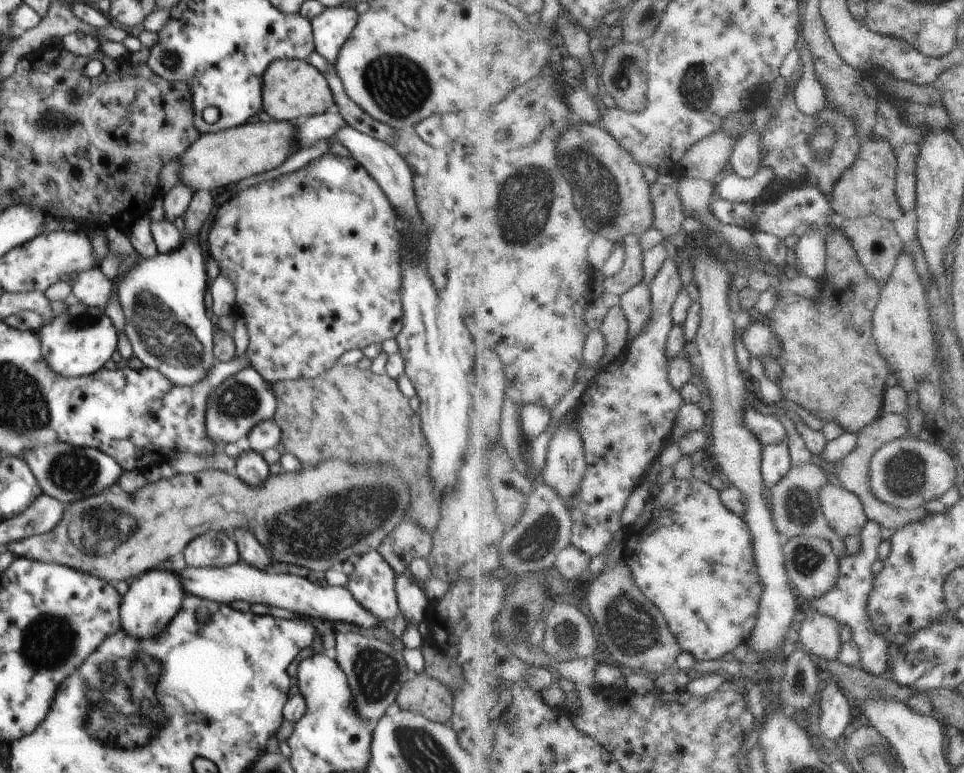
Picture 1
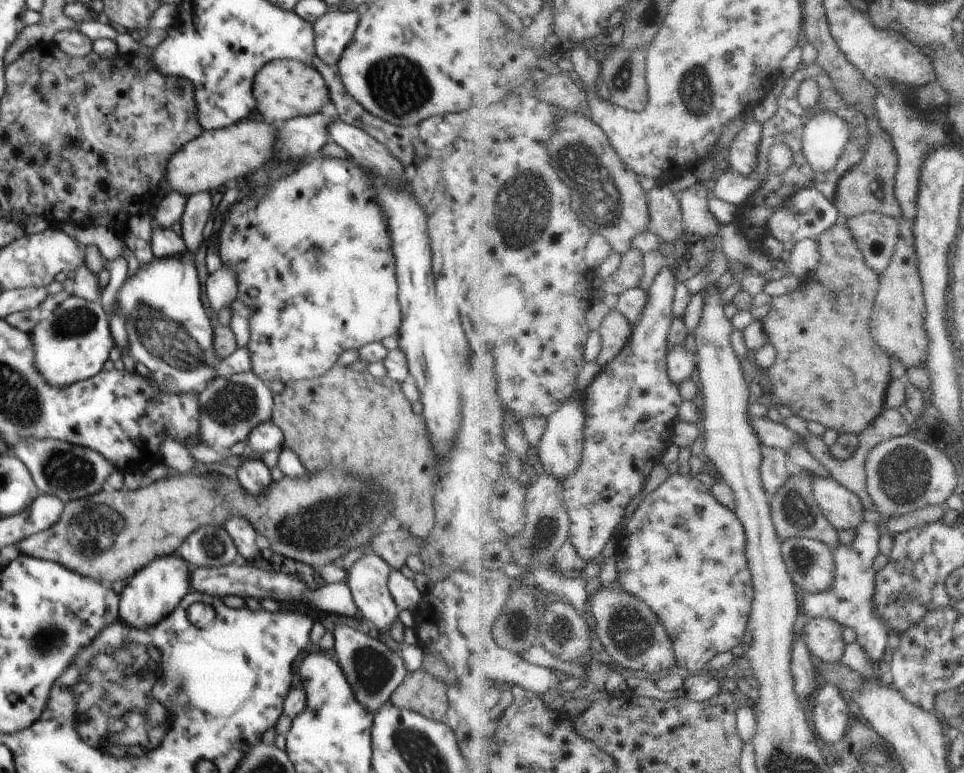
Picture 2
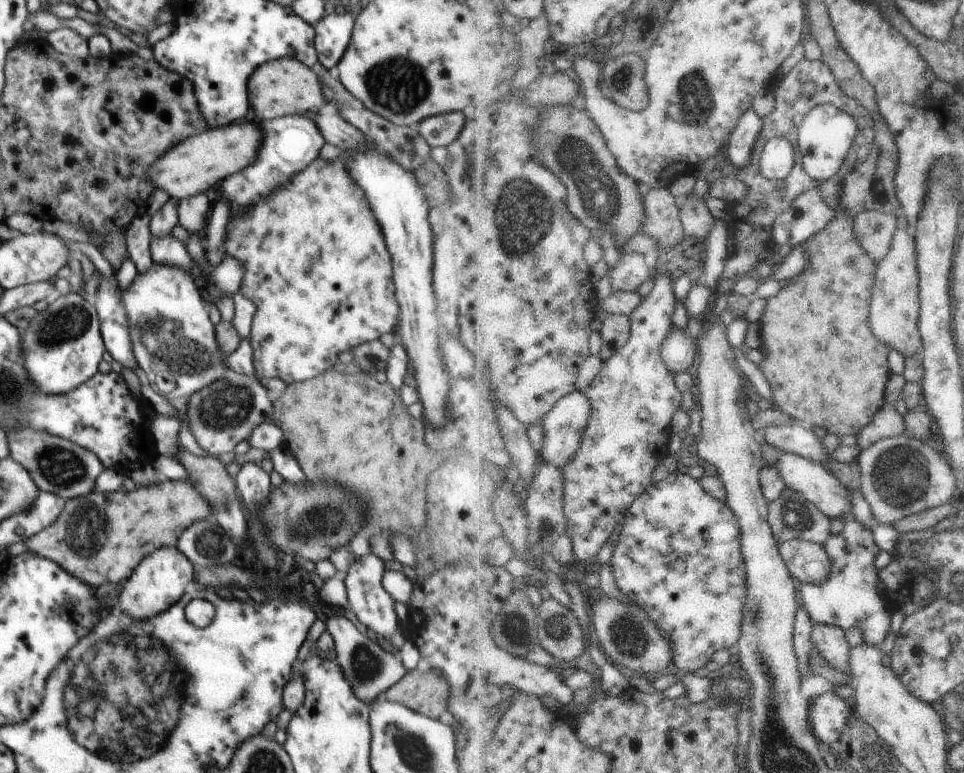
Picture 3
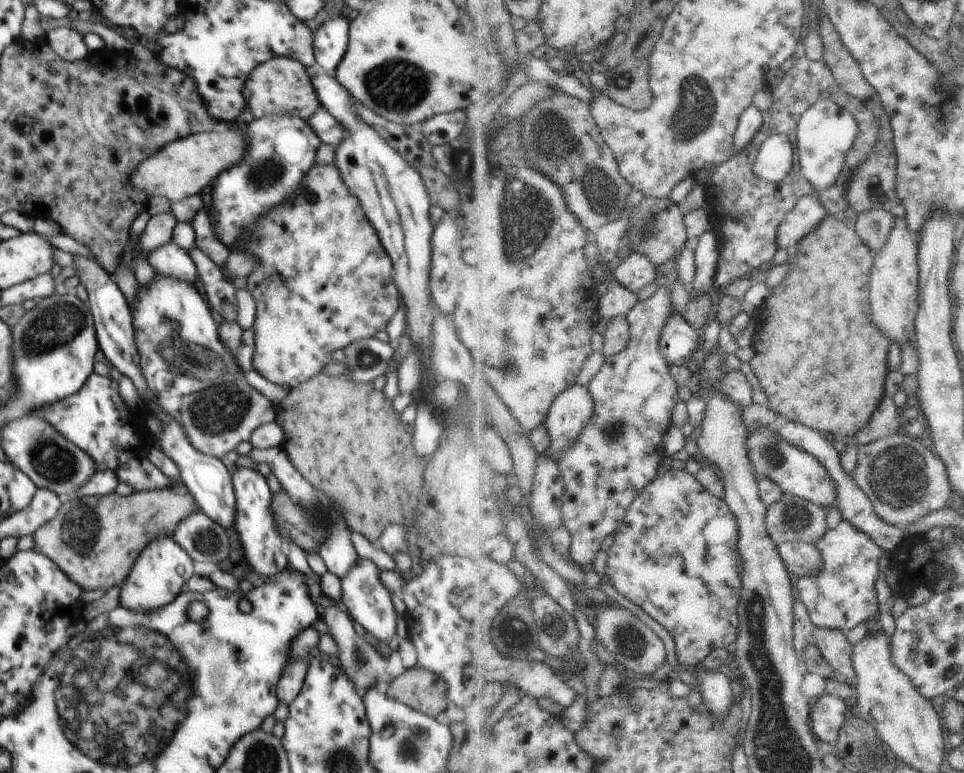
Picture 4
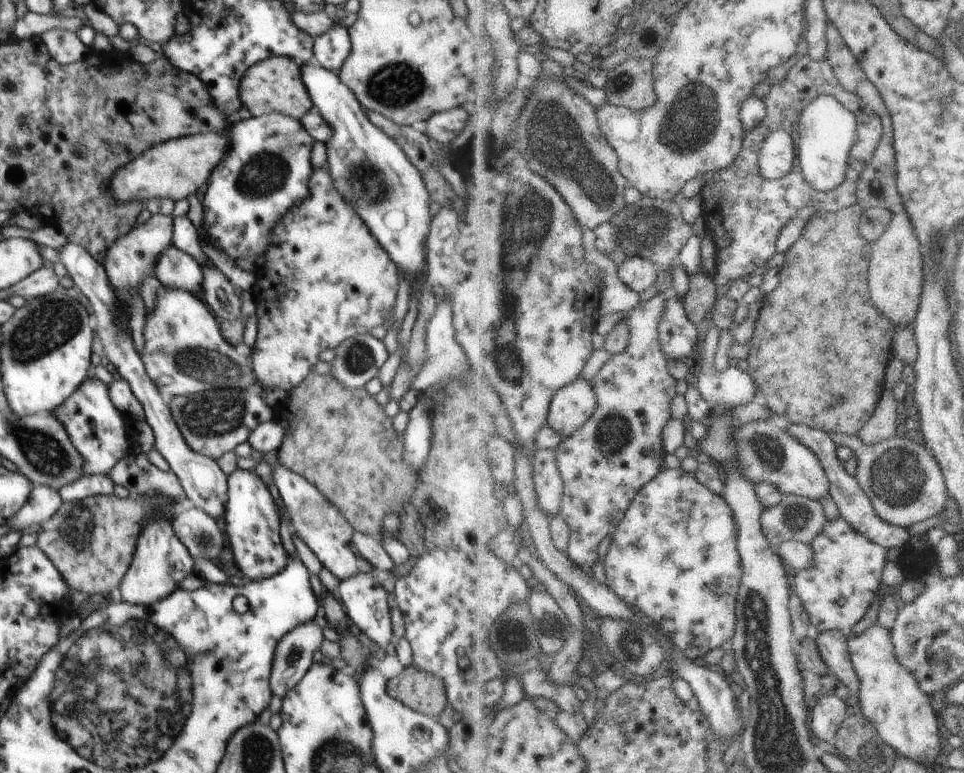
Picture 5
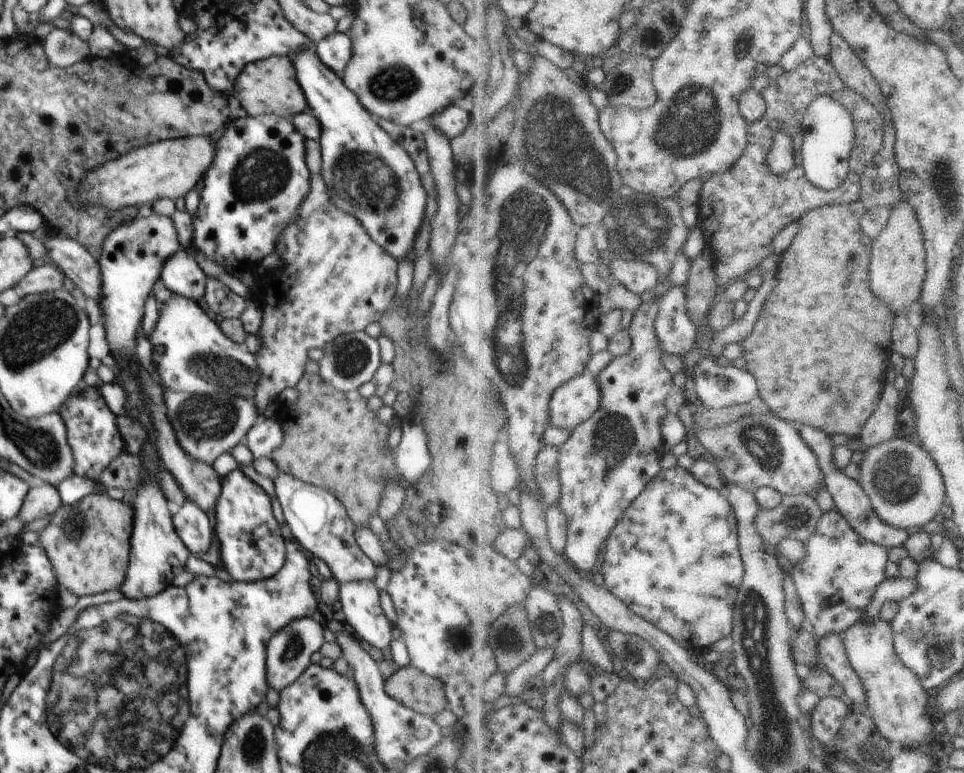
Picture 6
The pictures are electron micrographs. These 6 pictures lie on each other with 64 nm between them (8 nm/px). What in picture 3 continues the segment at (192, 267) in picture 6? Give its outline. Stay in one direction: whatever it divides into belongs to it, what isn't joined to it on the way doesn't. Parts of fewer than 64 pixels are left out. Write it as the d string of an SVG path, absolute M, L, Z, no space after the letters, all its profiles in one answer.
M173 233L164 237L158 237L151 241L151 257L157 265L174 265L191 270L192 258L185 244L178 240Z

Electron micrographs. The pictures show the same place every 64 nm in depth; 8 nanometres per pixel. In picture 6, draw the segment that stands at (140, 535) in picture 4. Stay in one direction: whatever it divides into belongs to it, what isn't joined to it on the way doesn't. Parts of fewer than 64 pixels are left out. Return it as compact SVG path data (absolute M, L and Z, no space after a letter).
M106 492L82 498L86 502L86 526L78 538L70 538L62 528L48 525L39 532L43 550L52 564L58 588L64 586L77 597L95 595L120 589L126 578L132 534L132 506L125 501L112 500Z

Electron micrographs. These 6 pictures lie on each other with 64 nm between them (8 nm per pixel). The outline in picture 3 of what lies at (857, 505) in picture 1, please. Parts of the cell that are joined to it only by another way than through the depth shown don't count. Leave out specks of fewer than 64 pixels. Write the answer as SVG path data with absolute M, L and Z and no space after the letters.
M763 441L763 461L766 465L780 463L783 467L783 475L787 480L787 488L802 491L812 502L815 502L830 518L839 518L846 524L856 521L851 518L856 503L851 495L851 490L842 484L832 472L829 472L822 462L812 460L812 458L797 455L796 453L785 453L777 446Z

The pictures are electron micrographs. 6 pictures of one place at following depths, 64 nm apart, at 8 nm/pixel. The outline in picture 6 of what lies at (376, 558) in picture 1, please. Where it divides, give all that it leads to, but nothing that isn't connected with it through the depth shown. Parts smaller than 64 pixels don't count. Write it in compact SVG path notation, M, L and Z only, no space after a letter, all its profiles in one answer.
M373 580L341 584L338 601L357 640L363 639L378 650L390 646L394 626L380 606L380 592Z

